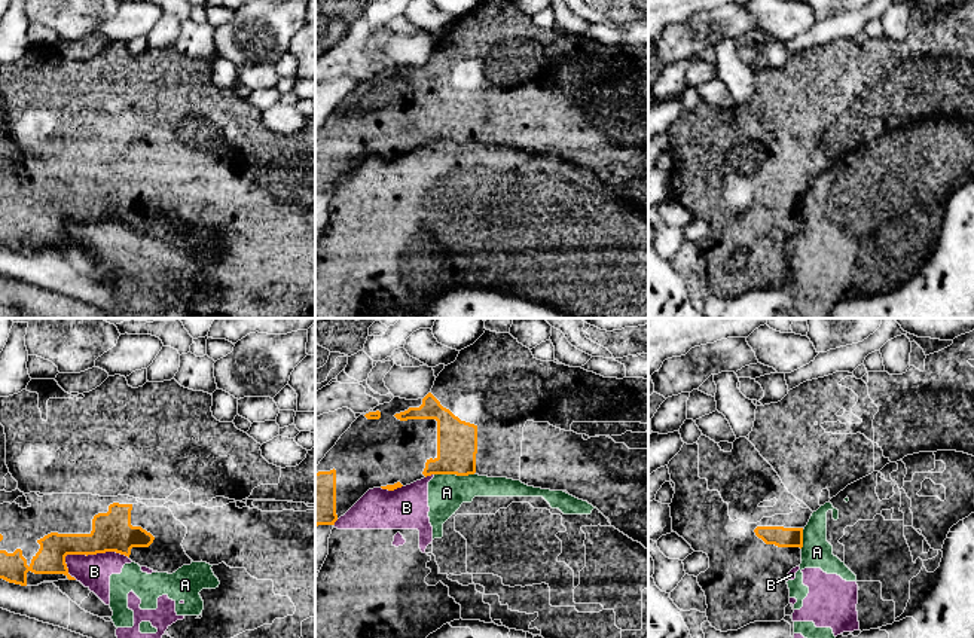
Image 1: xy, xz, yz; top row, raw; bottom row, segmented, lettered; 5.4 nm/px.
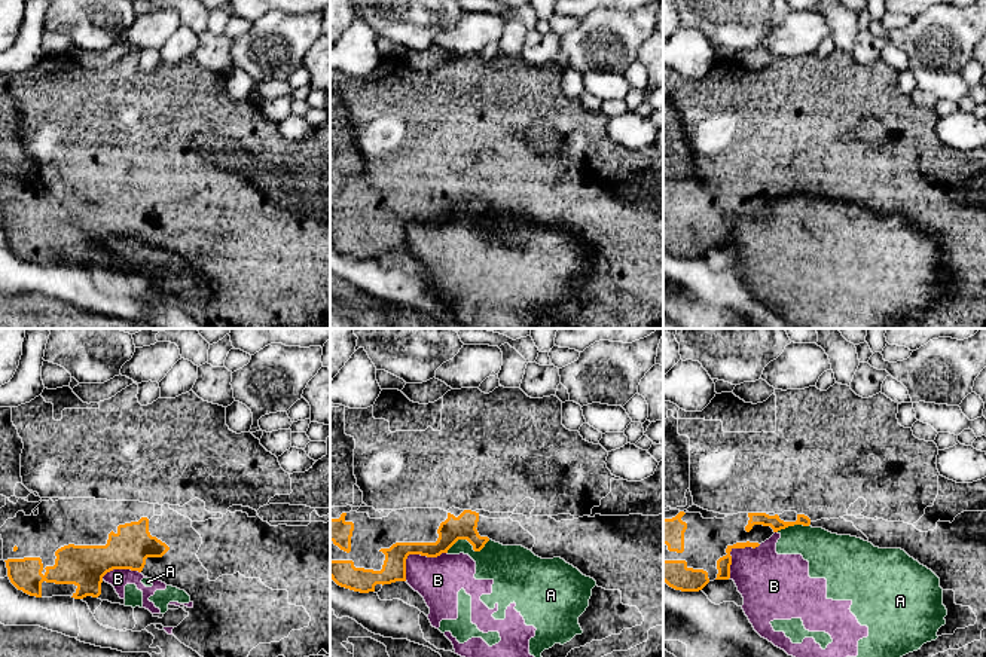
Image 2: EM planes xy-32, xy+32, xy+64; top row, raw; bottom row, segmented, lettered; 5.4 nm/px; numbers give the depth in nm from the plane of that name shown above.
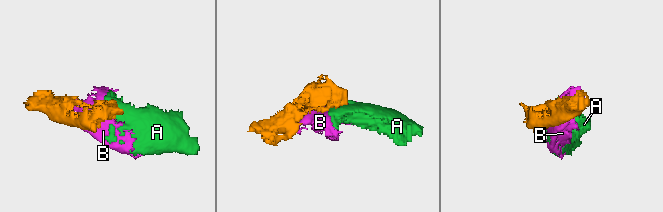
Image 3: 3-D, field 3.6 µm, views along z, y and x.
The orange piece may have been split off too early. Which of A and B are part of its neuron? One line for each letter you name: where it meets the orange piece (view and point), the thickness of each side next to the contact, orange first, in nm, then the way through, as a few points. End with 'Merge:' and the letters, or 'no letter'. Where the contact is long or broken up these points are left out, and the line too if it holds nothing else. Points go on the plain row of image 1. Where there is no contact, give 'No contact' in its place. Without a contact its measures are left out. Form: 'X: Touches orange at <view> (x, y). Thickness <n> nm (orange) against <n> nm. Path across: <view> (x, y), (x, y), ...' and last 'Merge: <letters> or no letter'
Merge: no letter

